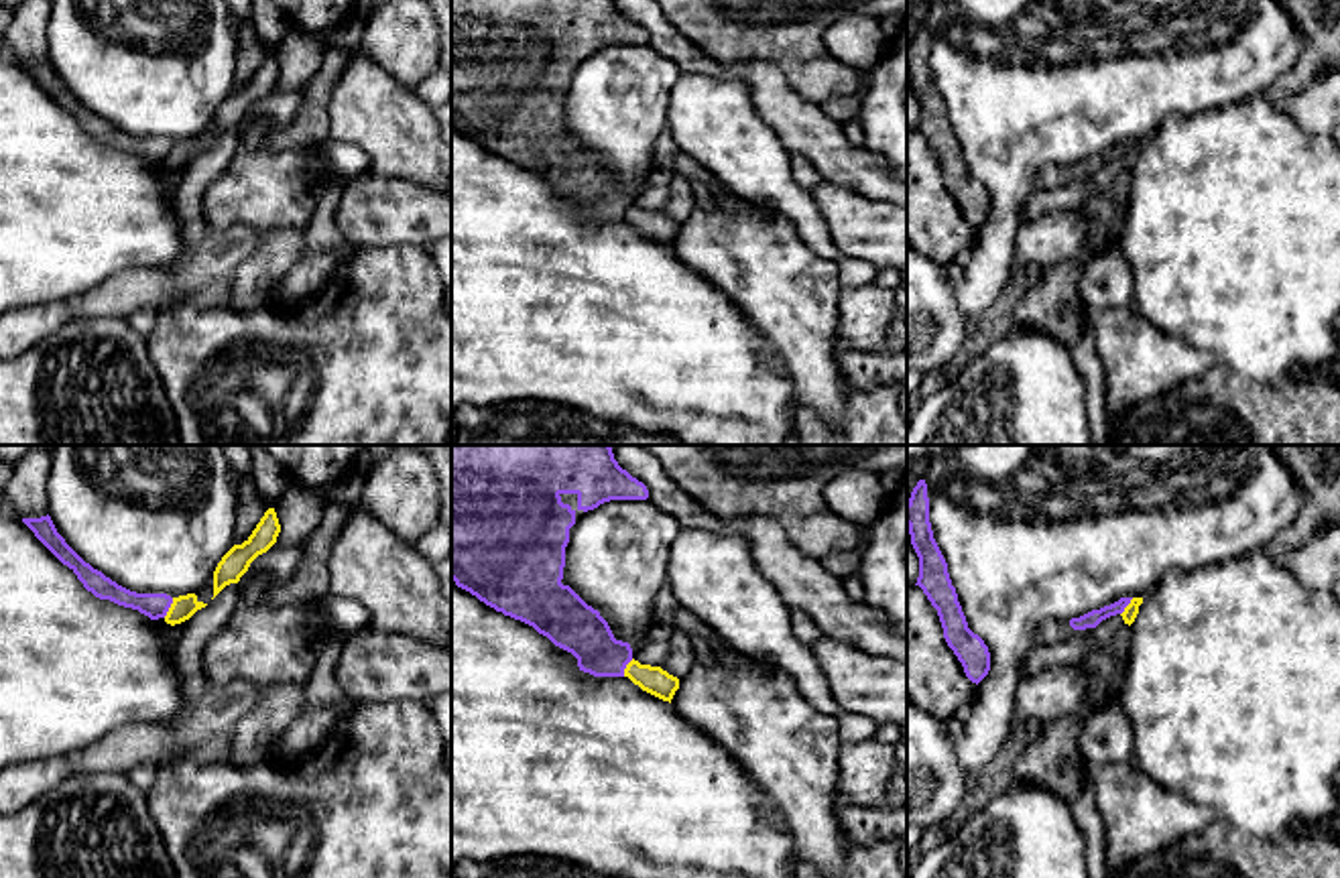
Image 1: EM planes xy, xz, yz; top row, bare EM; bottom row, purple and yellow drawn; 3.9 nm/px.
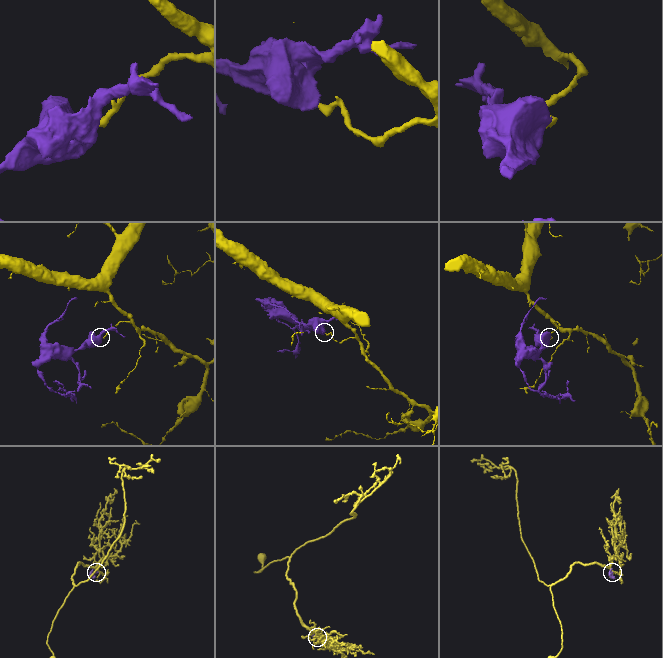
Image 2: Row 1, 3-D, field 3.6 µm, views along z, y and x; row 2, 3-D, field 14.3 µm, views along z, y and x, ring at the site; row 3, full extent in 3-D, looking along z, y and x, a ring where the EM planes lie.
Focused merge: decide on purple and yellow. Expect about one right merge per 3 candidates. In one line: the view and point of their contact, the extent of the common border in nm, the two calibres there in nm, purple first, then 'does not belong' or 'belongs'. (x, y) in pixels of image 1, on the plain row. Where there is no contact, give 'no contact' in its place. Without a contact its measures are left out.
contact xy (169, 151); length 90 nm; calibres 100 and 90 nm; does not belong

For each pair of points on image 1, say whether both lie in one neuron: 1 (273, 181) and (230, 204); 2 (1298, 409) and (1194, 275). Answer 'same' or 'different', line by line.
1: same
2: different

